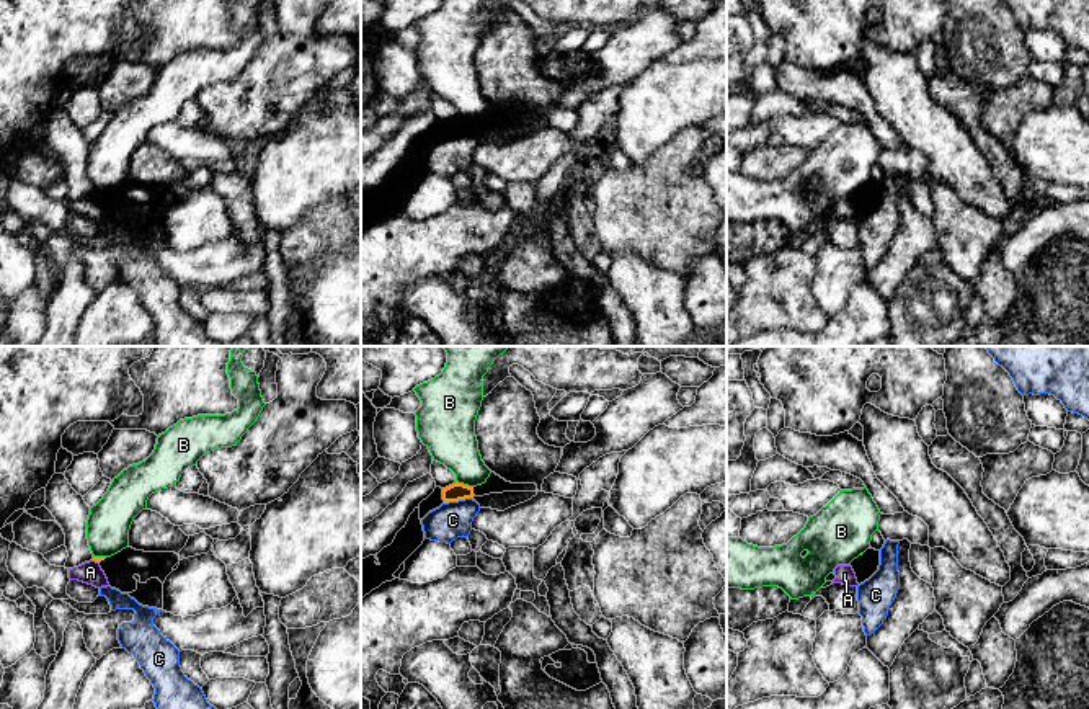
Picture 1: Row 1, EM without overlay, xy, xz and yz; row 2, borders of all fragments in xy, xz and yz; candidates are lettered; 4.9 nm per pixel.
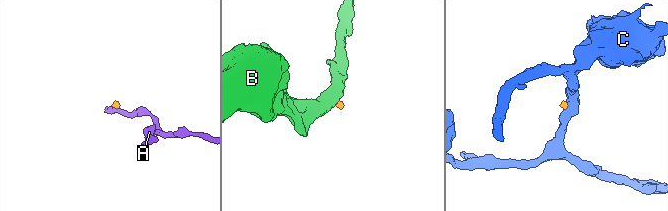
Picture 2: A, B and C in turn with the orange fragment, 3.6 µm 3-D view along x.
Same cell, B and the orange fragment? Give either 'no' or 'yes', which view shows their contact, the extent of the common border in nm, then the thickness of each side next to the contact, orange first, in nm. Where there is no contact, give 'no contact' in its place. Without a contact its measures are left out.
no | xz | 90 nm | 90/260 nm

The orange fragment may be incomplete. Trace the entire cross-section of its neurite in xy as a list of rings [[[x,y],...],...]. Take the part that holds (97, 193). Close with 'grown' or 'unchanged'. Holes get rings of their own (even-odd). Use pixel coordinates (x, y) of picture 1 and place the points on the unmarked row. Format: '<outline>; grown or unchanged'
[[[126,181],[111,191],[93,191],[111,222],[127,227],[139,239],[163,243],[163,217],[180,196],[175,186],[144,186]]]; grown

